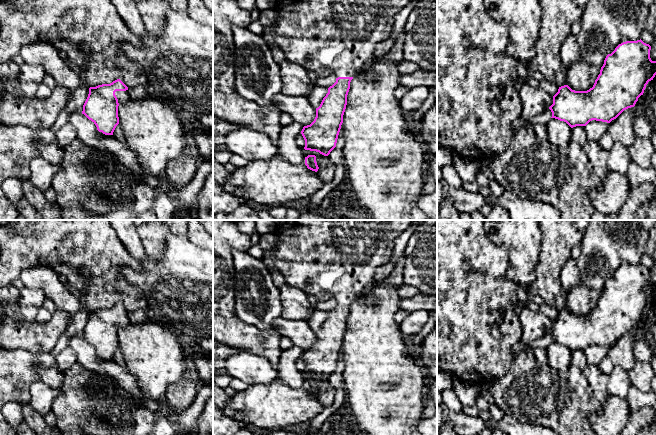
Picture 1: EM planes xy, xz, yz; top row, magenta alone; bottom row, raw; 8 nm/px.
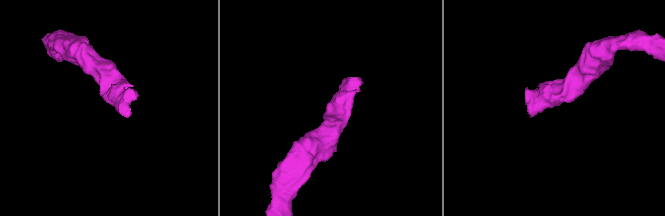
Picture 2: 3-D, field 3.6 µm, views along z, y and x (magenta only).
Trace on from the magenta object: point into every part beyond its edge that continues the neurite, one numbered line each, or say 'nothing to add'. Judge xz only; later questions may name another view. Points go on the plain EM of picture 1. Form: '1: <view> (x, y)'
1: xz (335, 260)

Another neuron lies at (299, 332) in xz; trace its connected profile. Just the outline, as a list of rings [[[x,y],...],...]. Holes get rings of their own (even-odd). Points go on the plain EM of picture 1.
[[[279,317],[273,321],[273,329],[282,337],[290,339],[294,346],[303,350],[310,349],[316,341],[316,333],[311,330],[307,321]]]

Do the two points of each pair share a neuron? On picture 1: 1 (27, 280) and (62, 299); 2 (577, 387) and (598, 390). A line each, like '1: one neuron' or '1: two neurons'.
1: one neuron
2: two neurons

